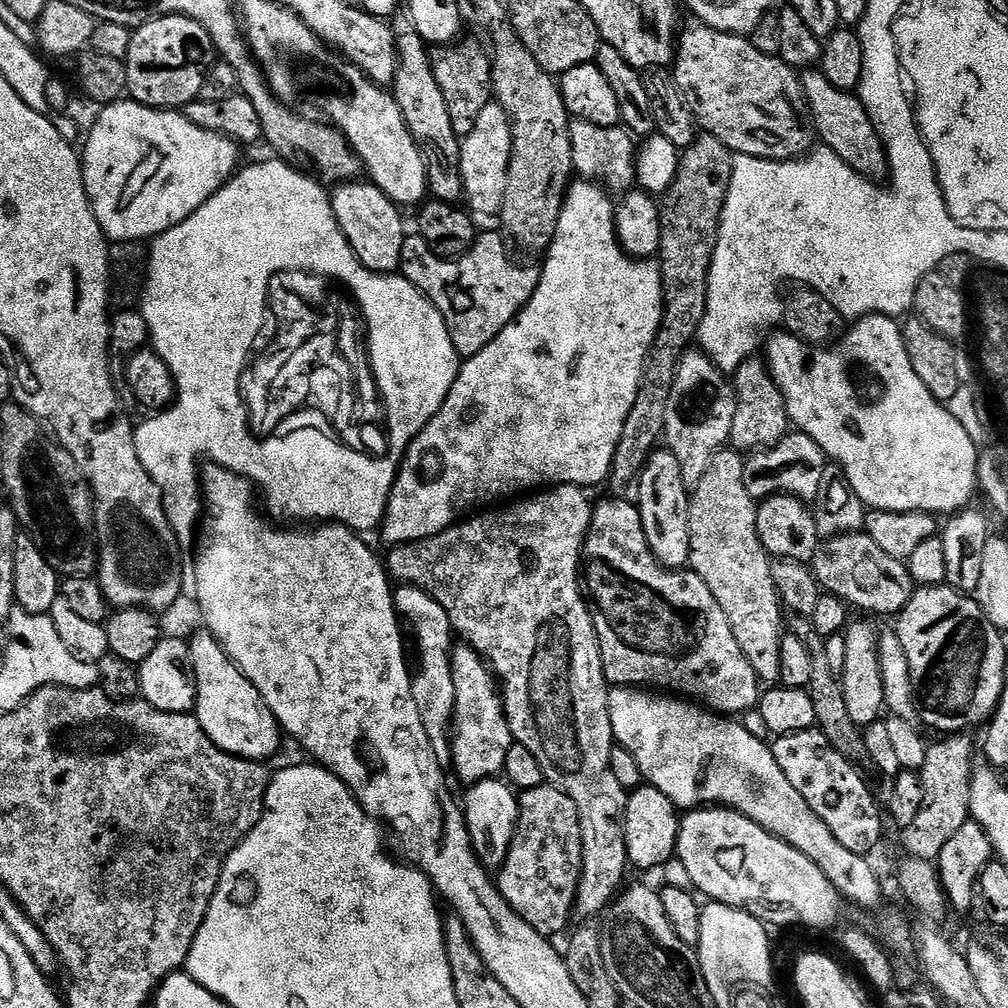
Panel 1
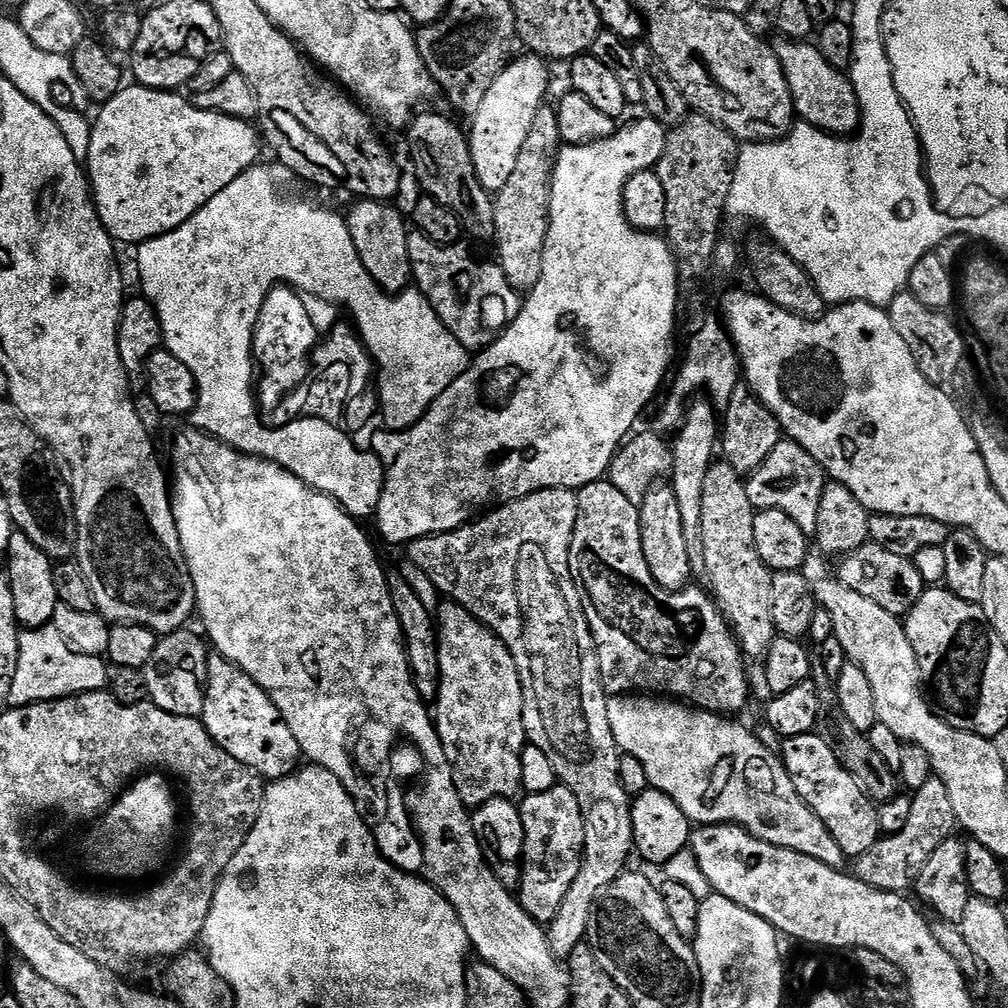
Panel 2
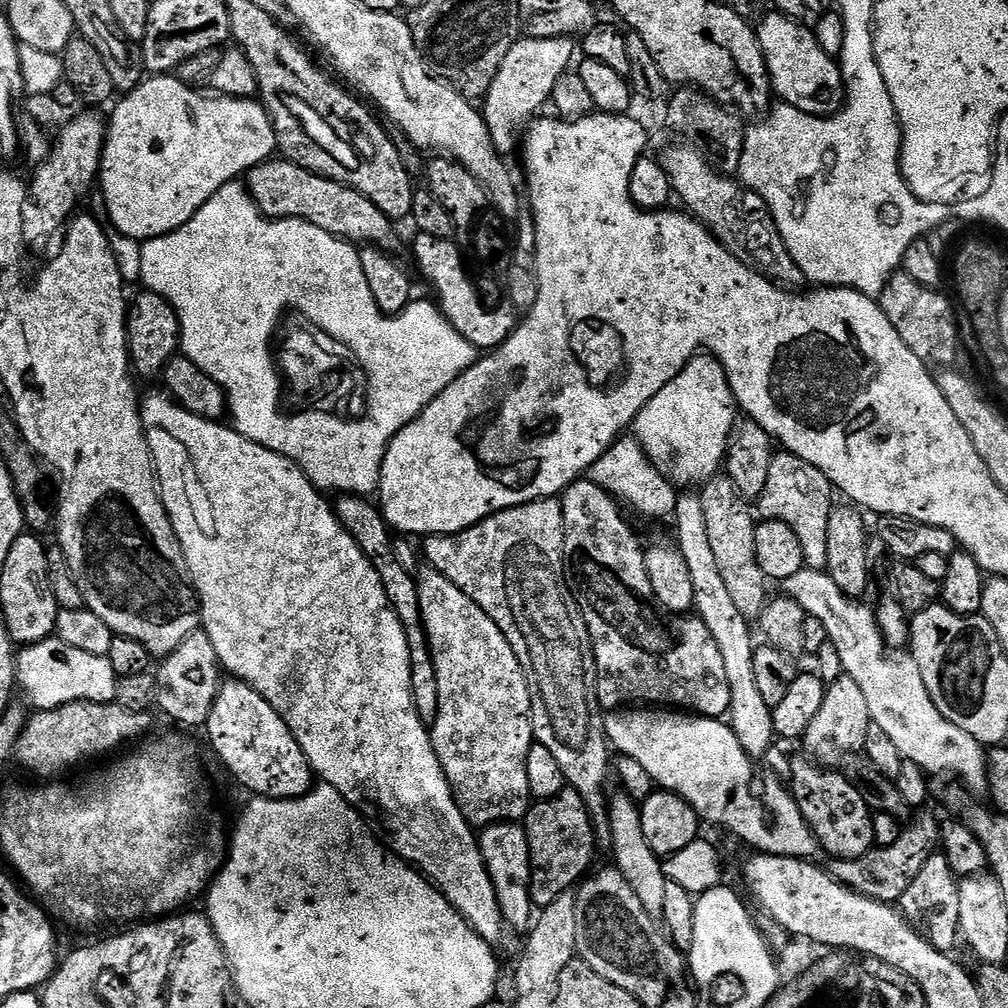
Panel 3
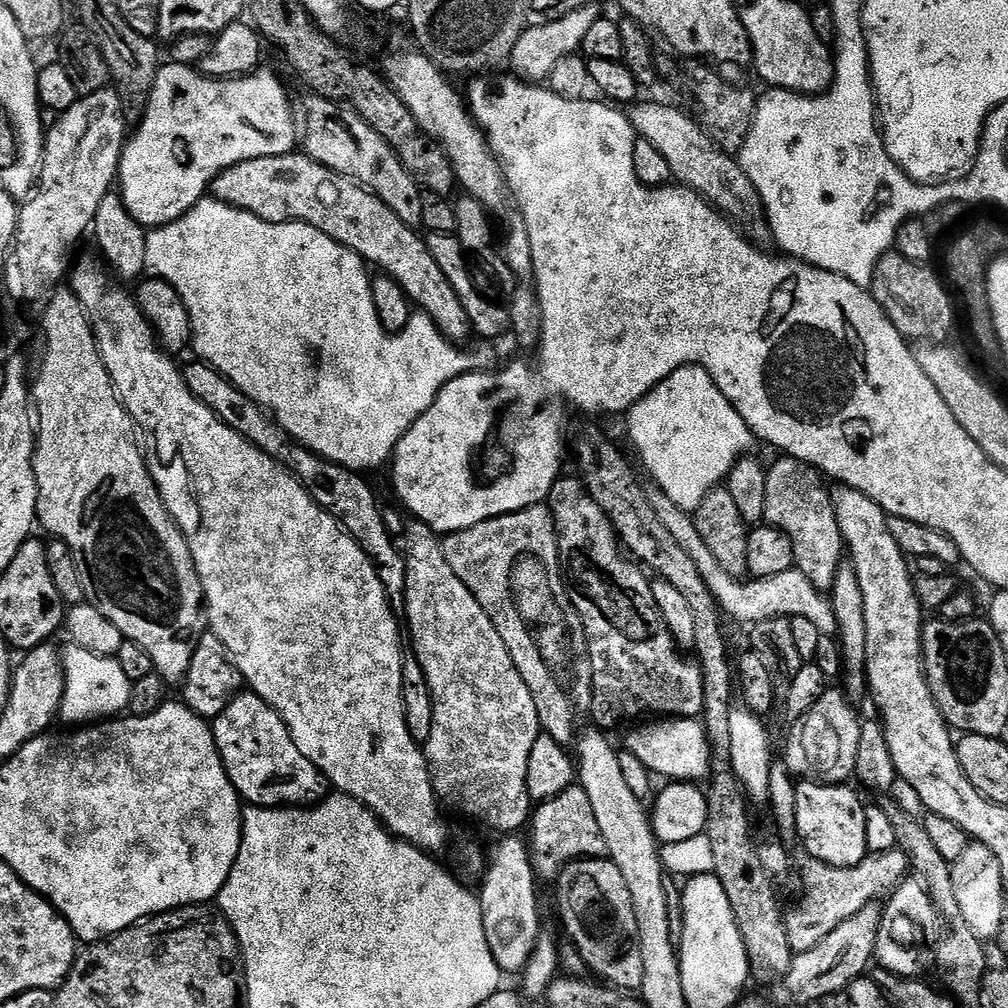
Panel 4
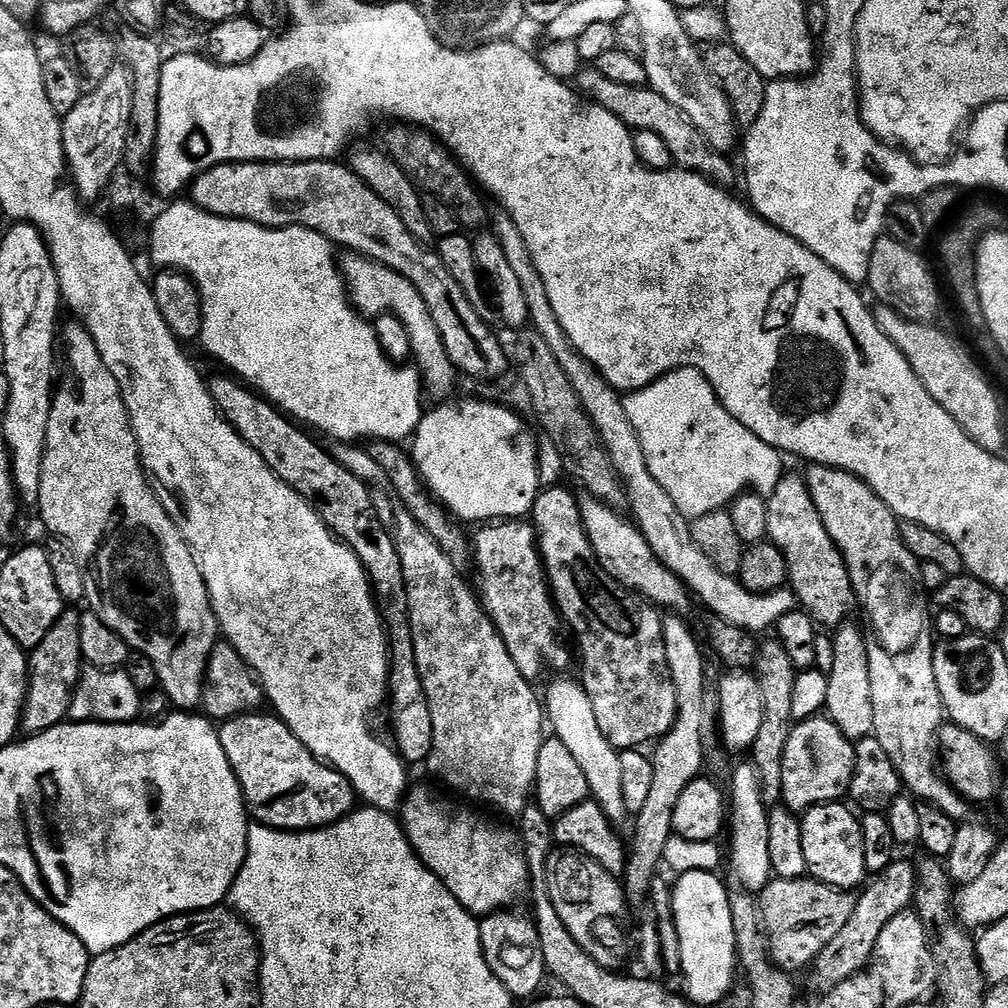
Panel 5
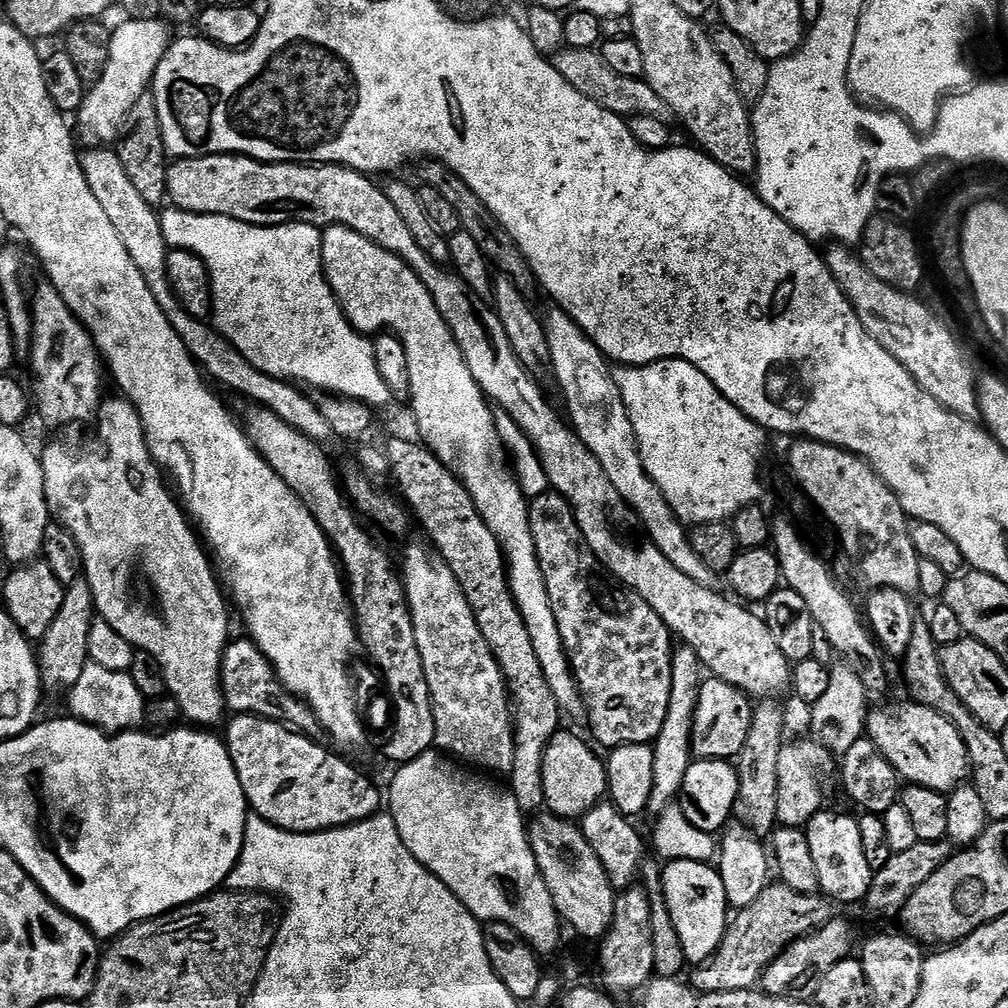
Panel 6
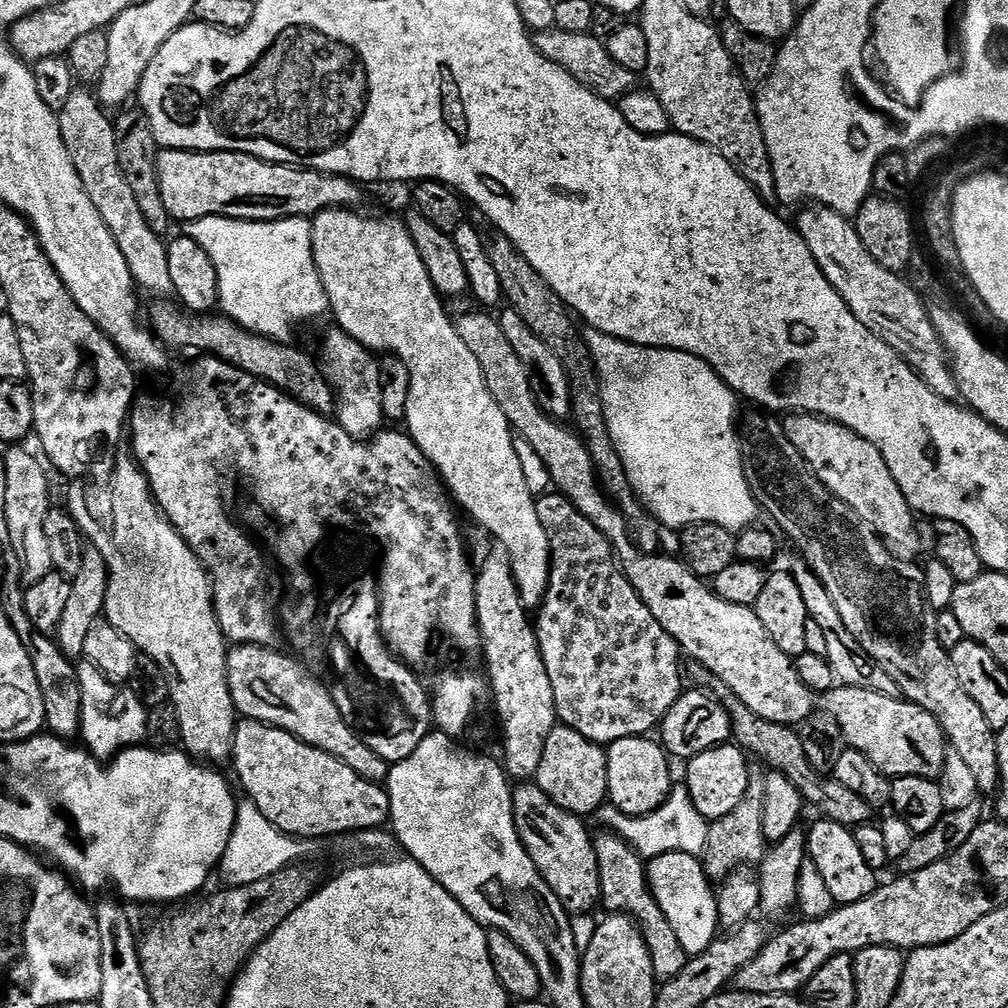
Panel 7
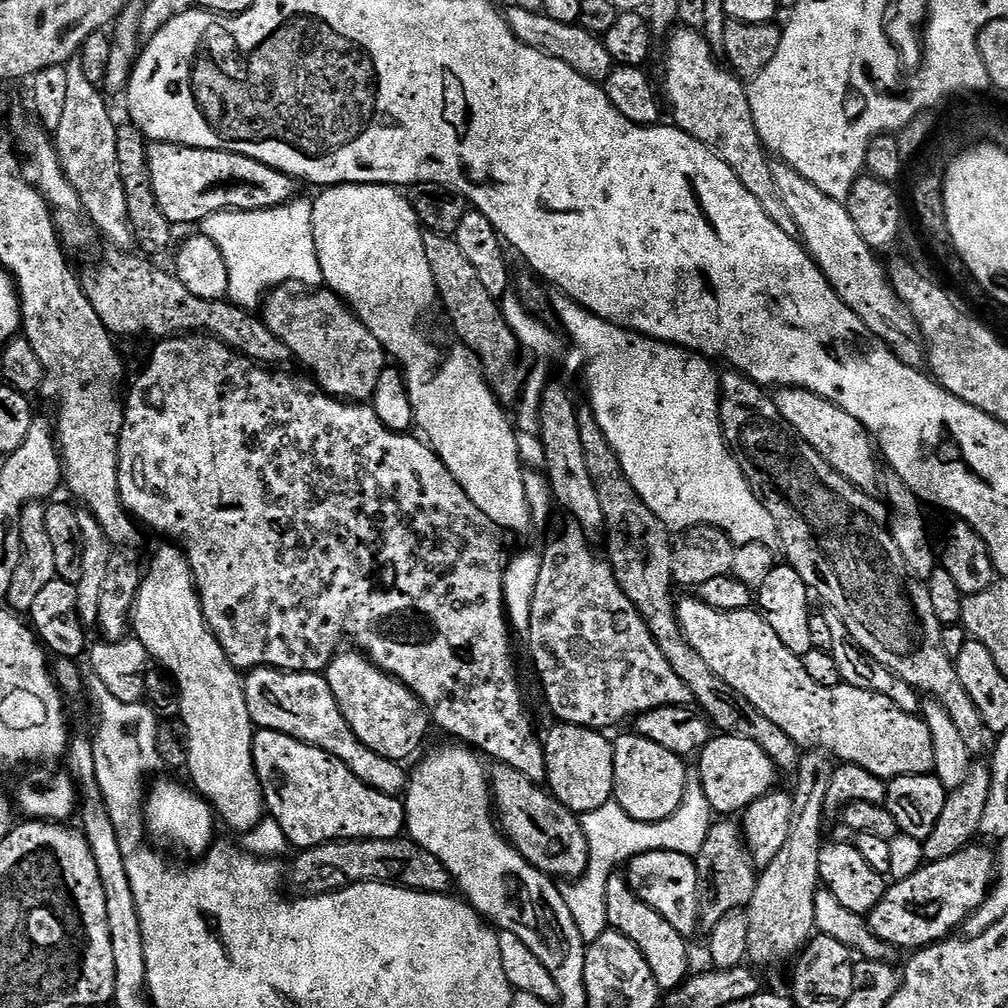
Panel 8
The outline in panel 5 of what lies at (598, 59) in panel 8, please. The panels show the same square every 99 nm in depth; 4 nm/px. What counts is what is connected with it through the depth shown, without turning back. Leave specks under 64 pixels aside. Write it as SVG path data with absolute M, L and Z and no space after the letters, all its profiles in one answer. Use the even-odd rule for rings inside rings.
M595 66L581 67L574 77L574 87L581 96L589 99L592 103L610 110L614 118L618 118L629 130L651 130L653 134L658 134L662 142L670 150L673 161L687 172L697 172L699 176L704 176L714 184L729 186L738 180L738 172L732 169L729 157L723 152L716 152L708 145L706 138L698 134L698 130L688 121L684 115L662 94L658 94L650 87L622 86L622 82L613 82L603 74L598 74Z

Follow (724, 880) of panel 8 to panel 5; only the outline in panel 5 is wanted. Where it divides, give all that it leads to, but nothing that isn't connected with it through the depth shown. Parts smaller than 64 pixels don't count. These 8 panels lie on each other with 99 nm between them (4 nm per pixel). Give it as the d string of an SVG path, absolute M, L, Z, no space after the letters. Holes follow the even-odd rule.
M769 638L764 645L757 647L754 652L754 671L760 677L762 686L762 726L758 729L758 736L754 738L750 749L751 763L756 766L756 773L760 775L760 785L764 802L769 806L779 805L782 797L782 754L786 750L788 736L792 732L794 723L790 698L794 698L794 682L797 668L794 666L788 647L775 638Z

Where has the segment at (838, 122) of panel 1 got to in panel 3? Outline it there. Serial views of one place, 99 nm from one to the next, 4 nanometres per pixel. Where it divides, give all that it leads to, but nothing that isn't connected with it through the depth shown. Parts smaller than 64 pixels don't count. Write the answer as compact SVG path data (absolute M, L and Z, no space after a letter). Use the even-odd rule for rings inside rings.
M773 10L755 25L754 31L772 80L772 91L783 103L815 116L833 116L844 107L846 89L839 63L818 46L818 38L809 25L807 28L799 19Z

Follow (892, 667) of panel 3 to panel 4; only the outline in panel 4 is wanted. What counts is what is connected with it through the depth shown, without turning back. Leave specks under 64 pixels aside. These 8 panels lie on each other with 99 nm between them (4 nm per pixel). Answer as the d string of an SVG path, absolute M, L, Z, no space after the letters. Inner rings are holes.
M649 491L648 498L650 506L654 506L659 521L666 526L666 531L674 538L674 542L678 542L678 546L682 546L682 550L686 550L686 554L690 554L690 558L694 558L694 566L698 566L698 574L702 574L706 586L713 599L716 600L717 607L727 619L729 616L730 619L737 620L740 624L751 626L775 616L789 618L801 616L814 622L814 626L818 626L821 636L831 636L835 633L836 619L831 599L825 593L819 592L814 586L814 582L810 582L810 578L806 578L806 574L802 574L795 567L785 570L783 574L774 574L774 578L758 578L757 580L751 578L743 580L726 574L726 570L722 570L722 566L718 566L718 558L714 558L714 554L710 554L710 546L706 546L706 542L702 542L696 529L695 519L689 512L674 506L674 502L670 502L670 498L666 498L666 494L662 491Z

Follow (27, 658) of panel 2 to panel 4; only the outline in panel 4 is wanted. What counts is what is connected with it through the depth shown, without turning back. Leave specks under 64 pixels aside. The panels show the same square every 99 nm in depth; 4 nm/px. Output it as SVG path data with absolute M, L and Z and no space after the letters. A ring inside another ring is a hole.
M71 642L65 645L62 648L64 693L60 702L59 719L69 720L72 726L80 726L85 722L100 722L105 718L119 717L130 702L133 680L126 678L115 656L90 654L90 650L82 650L82 646Z

